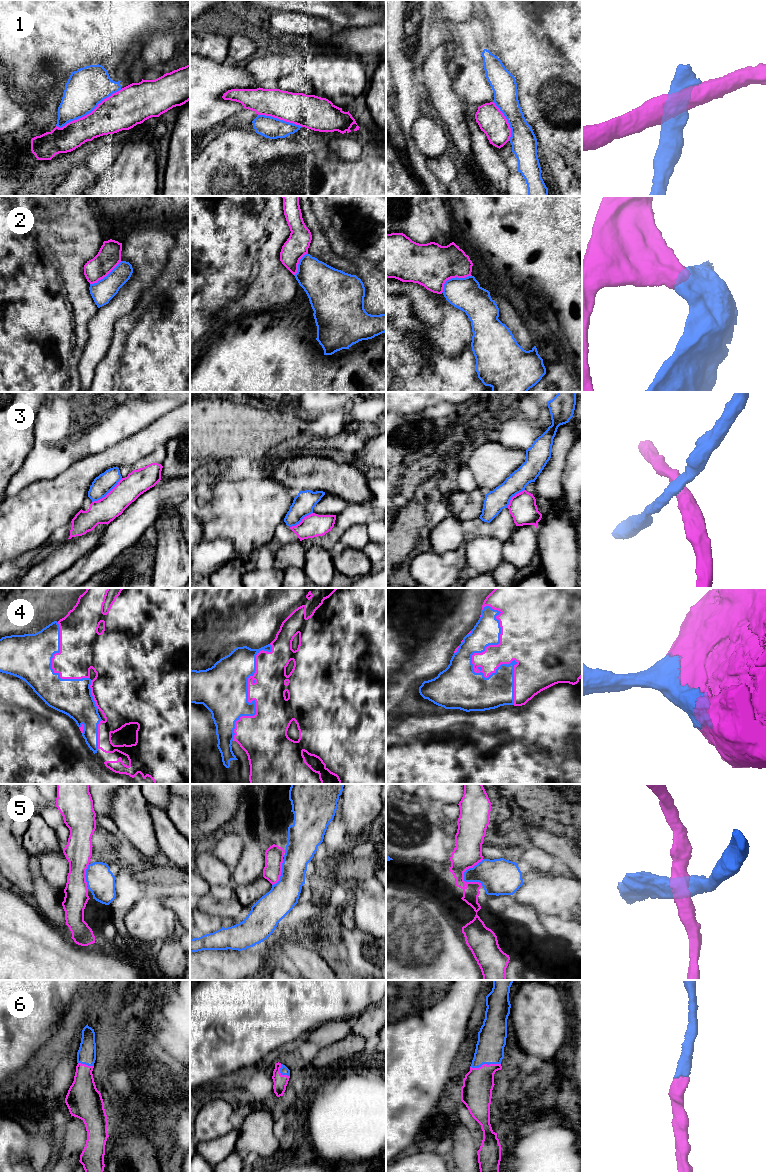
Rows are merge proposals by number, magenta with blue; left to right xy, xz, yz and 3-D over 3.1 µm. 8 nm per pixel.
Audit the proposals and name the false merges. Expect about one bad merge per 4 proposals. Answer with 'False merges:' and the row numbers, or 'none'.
False merges: 1, 2, 3, 5

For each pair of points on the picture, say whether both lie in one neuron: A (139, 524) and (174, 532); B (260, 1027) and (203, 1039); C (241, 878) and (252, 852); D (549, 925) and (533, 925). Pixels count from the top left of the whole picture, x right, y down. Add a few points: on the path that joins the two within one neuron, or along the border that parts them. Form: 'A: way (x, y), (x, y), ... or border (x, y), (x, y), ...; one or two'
A: border (163, 506), (154, 523), (156, 543), (153, 546); two
B: way (246, 1041), (240, 1047), (217, 1047); one
C: way (246, 872), (250, 868), (252, 858); one
D: border (539, 919), (548, 936); two

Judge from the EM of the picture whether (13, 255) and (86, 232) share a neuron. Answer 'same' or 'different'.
same

